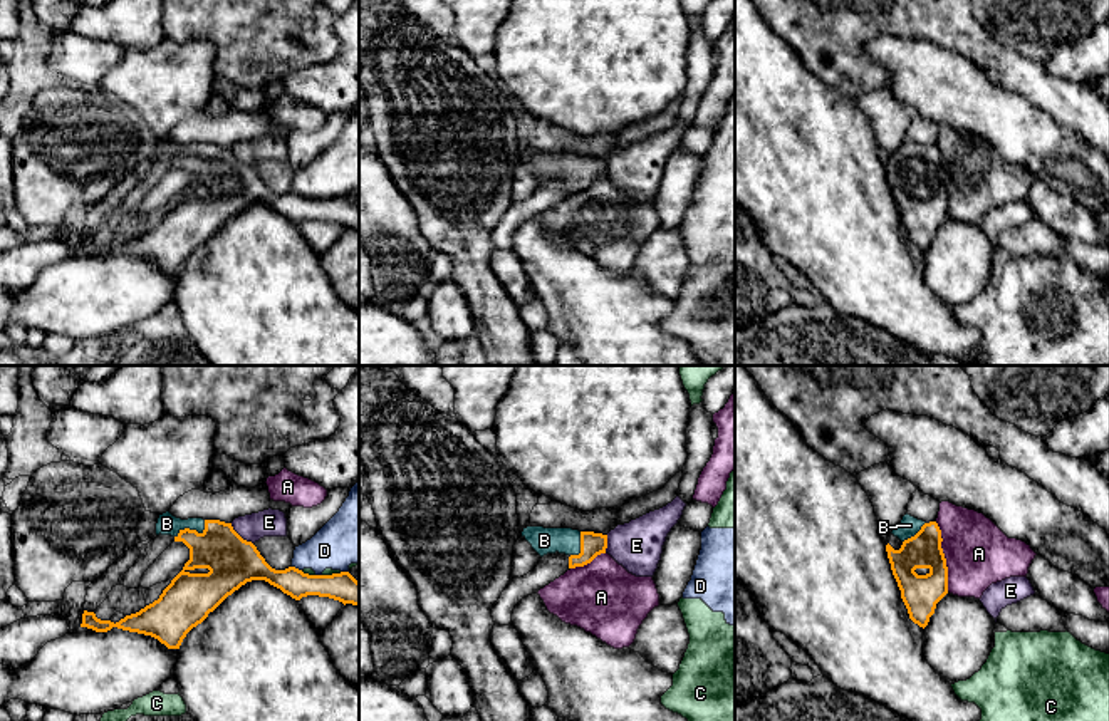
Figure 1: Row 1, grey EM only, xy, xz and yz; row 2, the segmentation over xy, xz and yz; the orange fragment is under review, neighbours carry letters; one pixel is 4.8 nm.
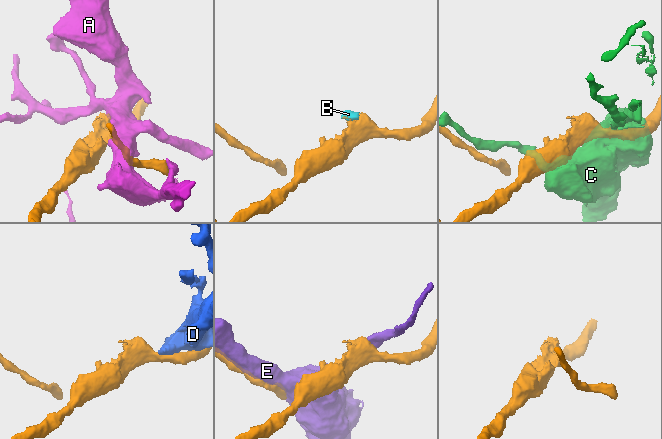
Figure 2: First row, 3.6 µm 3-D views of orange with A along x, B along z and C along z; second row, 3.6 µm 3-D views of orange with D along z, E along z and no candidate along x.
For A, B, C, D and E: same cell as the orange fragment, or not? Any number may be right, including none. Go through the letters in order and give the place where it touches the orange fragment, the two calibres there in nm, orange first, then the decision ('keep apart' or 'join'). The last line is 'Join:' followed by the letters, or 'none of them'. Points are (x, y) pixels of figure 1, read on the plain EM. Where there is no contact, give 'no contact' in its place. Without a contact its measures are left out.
A: yz (943, 181) | 180/320 nm | keep apart
B: xy (193, 155) | 240/100 nm | join
C: xy (333, 198) | 140/30 nm | keep apart
D: xy (297, 193) | 170/220 nm | keep apart
E: xy (239, 160) | 240/130 nm | keep apart
Join: B

